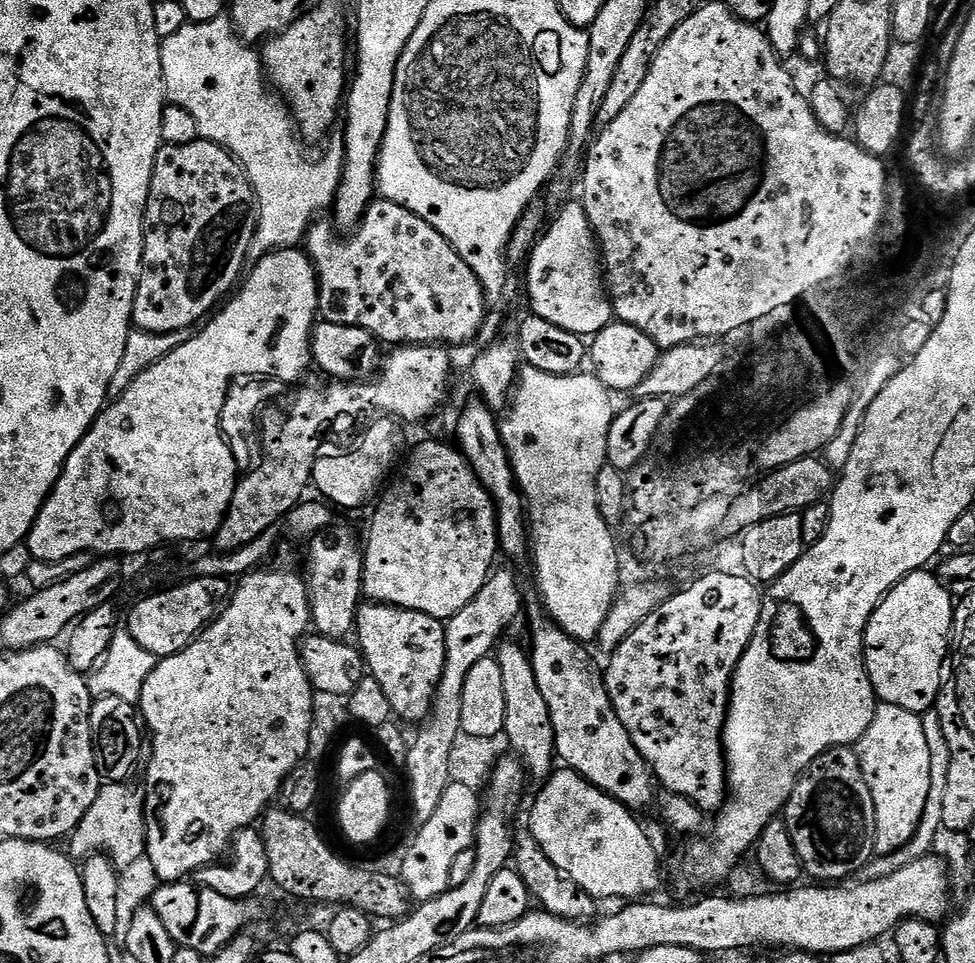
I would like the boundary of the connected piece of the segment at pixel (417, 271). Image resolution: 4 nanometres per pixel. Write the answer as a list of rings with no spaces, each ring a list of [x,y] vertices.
[[[376,198],[373,199],[372,205],[366,210],[363,220],[360,221],[359,228],[349,235],[352,236],[349,240],[343,240],[340,237],[343,235],[329,221],[328,224],[324,221],[324,218],[317,219],[312,227],[309,228],[306,237],[306,251],[308,257],[312,259],[312,265],[316,268],[316,280],[320,283],[320,306],[318,312],[327,323],[337,324],[338,326],[358,326],[362,330],[366,330],[371,336],[376,337],[381,345],[384,346],[407,346],[409,344],[453,346],[452,344],[464,344],[470,340],[472,342],[477,339],[486,315],[484,288],[478,282],[474,270],[470,270],[470,266],[466,266],[466,262],[462,262],[458,250],[454,250],[454,246],[450,246],[450,242],[446,242],[446,238],[442,238],[442,234],[438,234],[438,230],[434,230],[434,226],[430,226],[430,222],[418,218],[418,214],[414,214],[394,202]]]

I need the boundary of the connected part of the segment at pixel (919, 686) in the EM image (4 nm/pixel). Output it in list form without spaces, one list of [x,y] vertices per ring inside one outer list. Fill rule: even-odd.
[[[931,571],[912,572],[885,594],[864,631],[864,665],[877,701],[902,706],[902,710],[917,714],[923,714],[935,705],[940,698],[946,661],[950,656],[953,619],[954,597]]]

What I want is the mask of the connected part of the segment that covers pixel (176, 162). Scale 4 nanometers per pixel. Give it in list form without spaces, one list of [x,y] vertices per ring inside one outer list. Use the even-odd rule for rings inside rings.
[[[201,139],[189,144],[161,146],[144,211],[144,253],[132,307],[133,325],[147,332],[173,332],[191,329],[192,324],[199,325],[237,287],[249,263],[248,251],[256,233],[257,215],[256,191],[252,189],[250,178],[225,148]]]

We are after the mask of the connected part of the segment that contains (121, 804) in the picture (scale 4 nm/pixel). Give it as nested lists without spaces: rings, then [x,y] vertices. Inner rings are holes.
[[[108,782],[103,785],[94,798],[94,806],[86,810],[86,818],[76,827],[70,837],[71,855],[87,858],[96,853],[104,853],[117,869],[131,869],[138,859],[146,856],[146,814],[144,813],[144,794],[132,782]],[[80,856],[80,857],[79,857]]]

